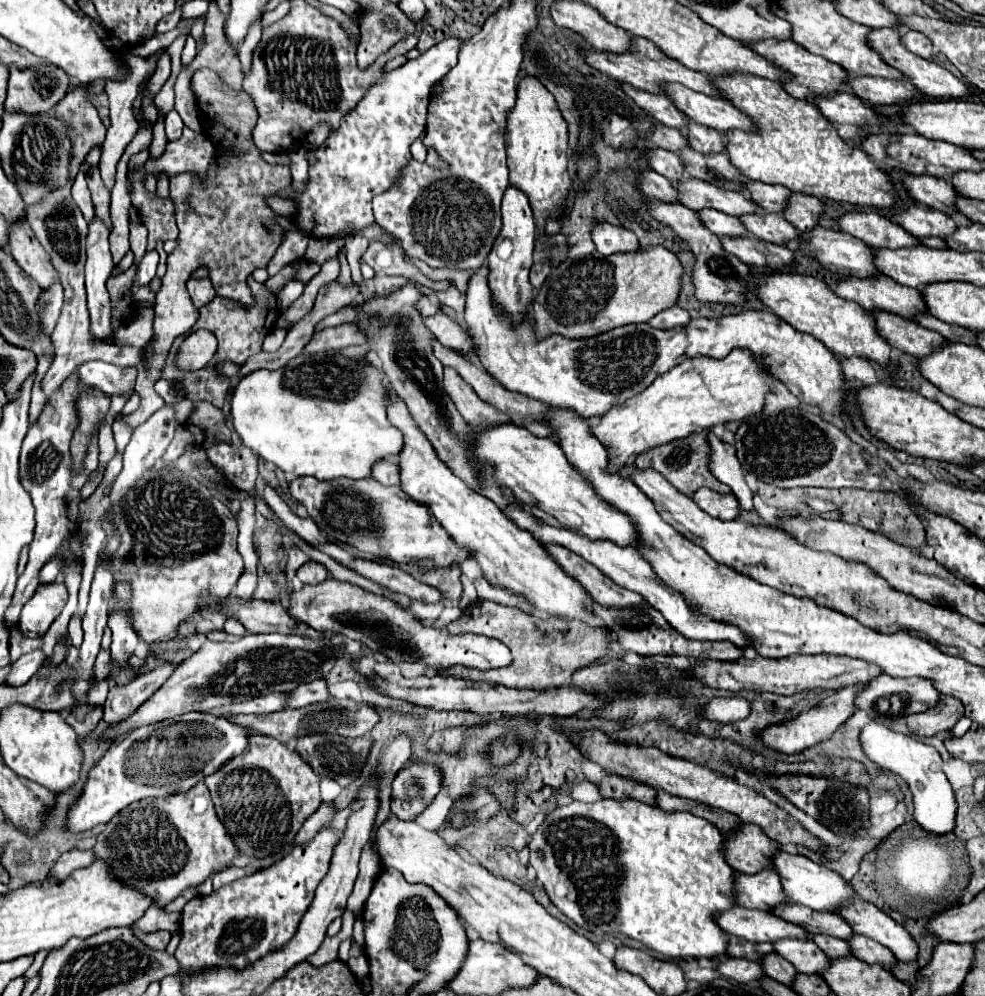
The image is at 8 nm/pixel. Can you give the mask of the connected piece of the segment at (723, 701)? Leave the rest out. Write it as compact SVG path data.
M714 698L706 704L702 716L714 722L736 722L750 714L750 704L744 698Z

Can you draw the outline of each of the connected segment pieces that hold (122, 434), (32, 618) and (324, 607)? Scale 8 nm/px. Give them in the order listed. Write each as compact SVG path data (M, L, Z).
M114 420L112 428L114 428L114 440L116 440L116 448L118 448L118 452L122 452L122 450L126 448L126 442L130 440L130 436L132 436L132 430L134 430L134 428L126 426L122 420Z
M64 584L40 586L36 594L24 604L18 620L18 630L24 638L38 638L48 632L50 624L60 616L68 600Z
M326 580L320 586L304 586L292 592L288 610L292 618L306 622L314 630L342 634L364 644L372 652L386 654L386 658L394 662L420 662L434 670L448 670L452 666L490 670L512 664L512 654L500 640L476 634L450 634L448 630L422 626L414 614L402 610L390 598L366 592L350 582Z

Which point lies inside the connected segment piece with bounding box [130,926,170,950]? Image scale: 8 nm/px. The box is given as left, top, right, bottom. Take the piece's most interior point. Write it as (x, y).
(157, 940)

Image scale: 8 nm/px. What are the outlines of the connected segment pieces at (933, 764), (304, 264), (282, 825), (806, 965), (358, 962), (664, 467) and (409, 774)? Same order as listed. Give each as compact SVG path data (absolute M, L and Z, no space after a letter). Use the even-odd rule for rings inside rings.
M870 722L868 726L864 726L860 740L862 740L864 752L868 754L868 758L872 762L876 762L880 768L884 768L888 772L902 776L908 782L912 798L914 798L914 820L926 832L944 836L954 830L958 802L954 798L954 790L952 790L950 782L946 780L946 774L942 772L942 758L932 746L926 746L924 742L920 742L916 738L892 732L878 722Z
M300 260L300 268L296 270L294 278L300 280L302 284L308 284L316 274L320 272L320 266L316 262L310 262L310 260Z
M252 734L248 750L216 774L206 776L204 784L238 852L254 858L280 854L294 842L304 820L322 804L318 774L294 750L264 734Z
M784 938L774 946L774 952L786 958L798 972L806 974L818 974L820 968L828 966L828 956L812 942L802 938Z
M361 955L358 958L351 957L347 964L353 974L358 978L362 979L369 974L368 960L365 955Z
M696 432L696 434L690 434L682 440L676 440L676 442L670 442L668 446L660 446L656 450L648 450L644 454L640 454L640 458L636 458L634 466L644 470L644 468L652 468L656 472L660 472L674 488L678 488L682 494L690 496L694 494L698 488L702 486L708 486L716 492L730 492L728 486L724 486L722 482L716 482L716 478L712 476L712 472L708 470L708 440L704 438L706 432Z
M410 762L394 780L392 814L414 820L440 792L440 770L432 764Z

